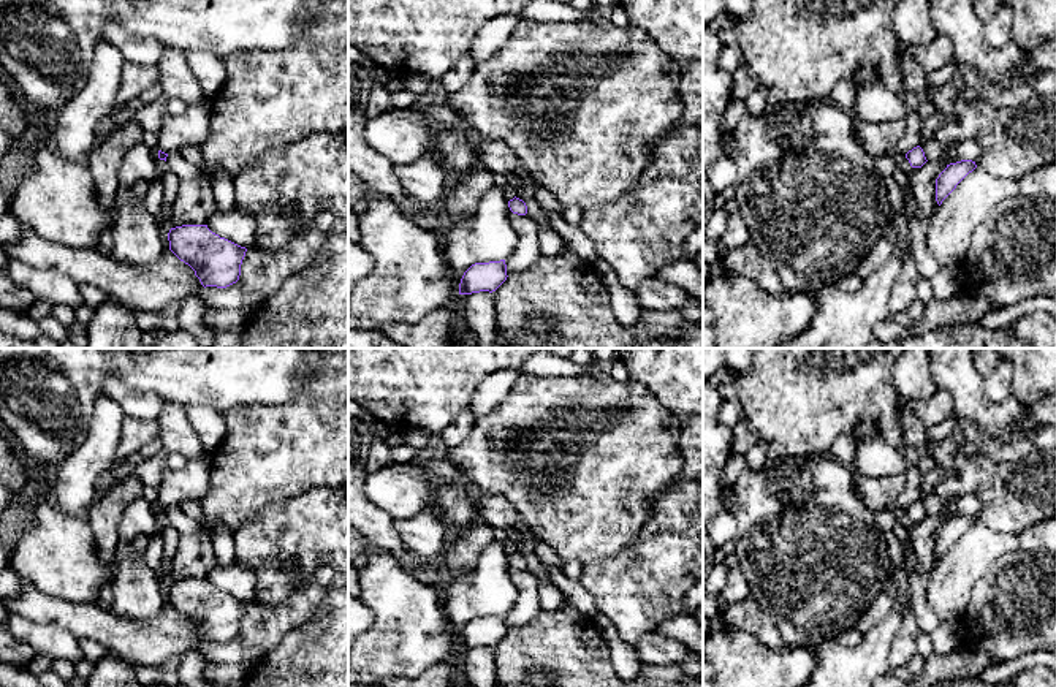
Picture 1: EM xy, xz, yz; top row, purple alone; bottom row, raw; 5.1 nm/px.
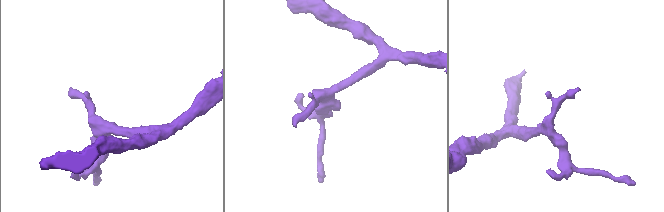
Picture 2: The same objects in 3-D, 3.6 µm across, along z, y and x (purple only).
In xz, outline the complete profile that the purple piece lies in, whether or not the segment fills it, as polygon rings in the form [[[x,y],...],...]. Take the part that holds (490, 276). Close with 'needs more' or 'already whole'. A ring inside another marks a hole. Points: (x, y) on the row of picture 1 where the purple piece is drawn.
[[[505,260],[475,263],[462,275],[459,294],[472,294],[480,291],[496,291],[507,280]]]; already whole

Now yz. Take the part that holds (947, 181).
[[[961,160],[947,165],[947,168],[936,179],[936,201],[940,206],[942,201],[956,188],[956,185],[977,168],[972,160]]]; already whole

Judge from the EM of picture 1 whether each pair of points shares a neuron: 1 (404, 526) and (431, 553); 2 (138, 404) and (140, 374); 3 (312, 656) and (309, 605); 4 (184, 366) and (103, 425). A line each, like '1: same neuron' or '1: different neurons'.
1: same neuron
2: different neurons
3: different neurons
4: different neurons

